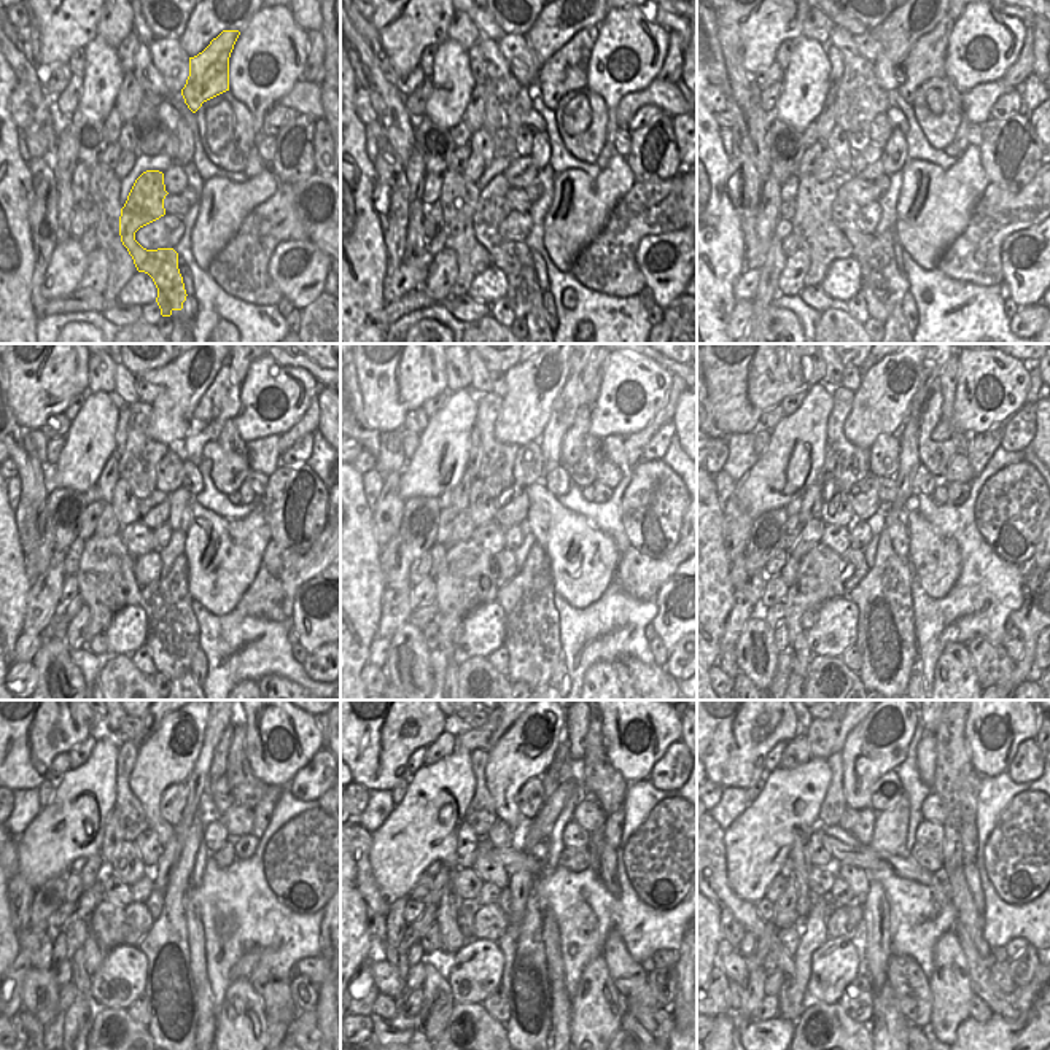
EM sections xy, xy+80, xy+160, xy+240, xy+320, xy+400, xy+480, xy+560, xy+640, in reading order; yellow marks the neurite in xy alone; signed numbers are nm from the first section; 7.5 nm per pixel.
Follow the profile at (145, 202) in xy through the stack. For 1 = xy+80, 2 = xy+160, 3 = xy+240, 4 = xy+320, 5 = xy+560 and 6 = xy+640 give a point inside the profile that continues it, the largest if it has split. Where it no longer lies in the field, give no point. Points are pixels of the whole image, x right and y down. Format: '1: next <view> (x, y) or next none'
1: next xy+80 (514, 258)
2: next xy+160 (883, 287)
3: next xy+240 (172, 632)
4: next xy+320 (532, 629)
5: next xy+560 (525, 983)
6: next xy+640 (886, 1023)

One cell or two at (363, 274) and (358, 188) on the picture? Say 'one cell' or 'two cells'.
one cell

